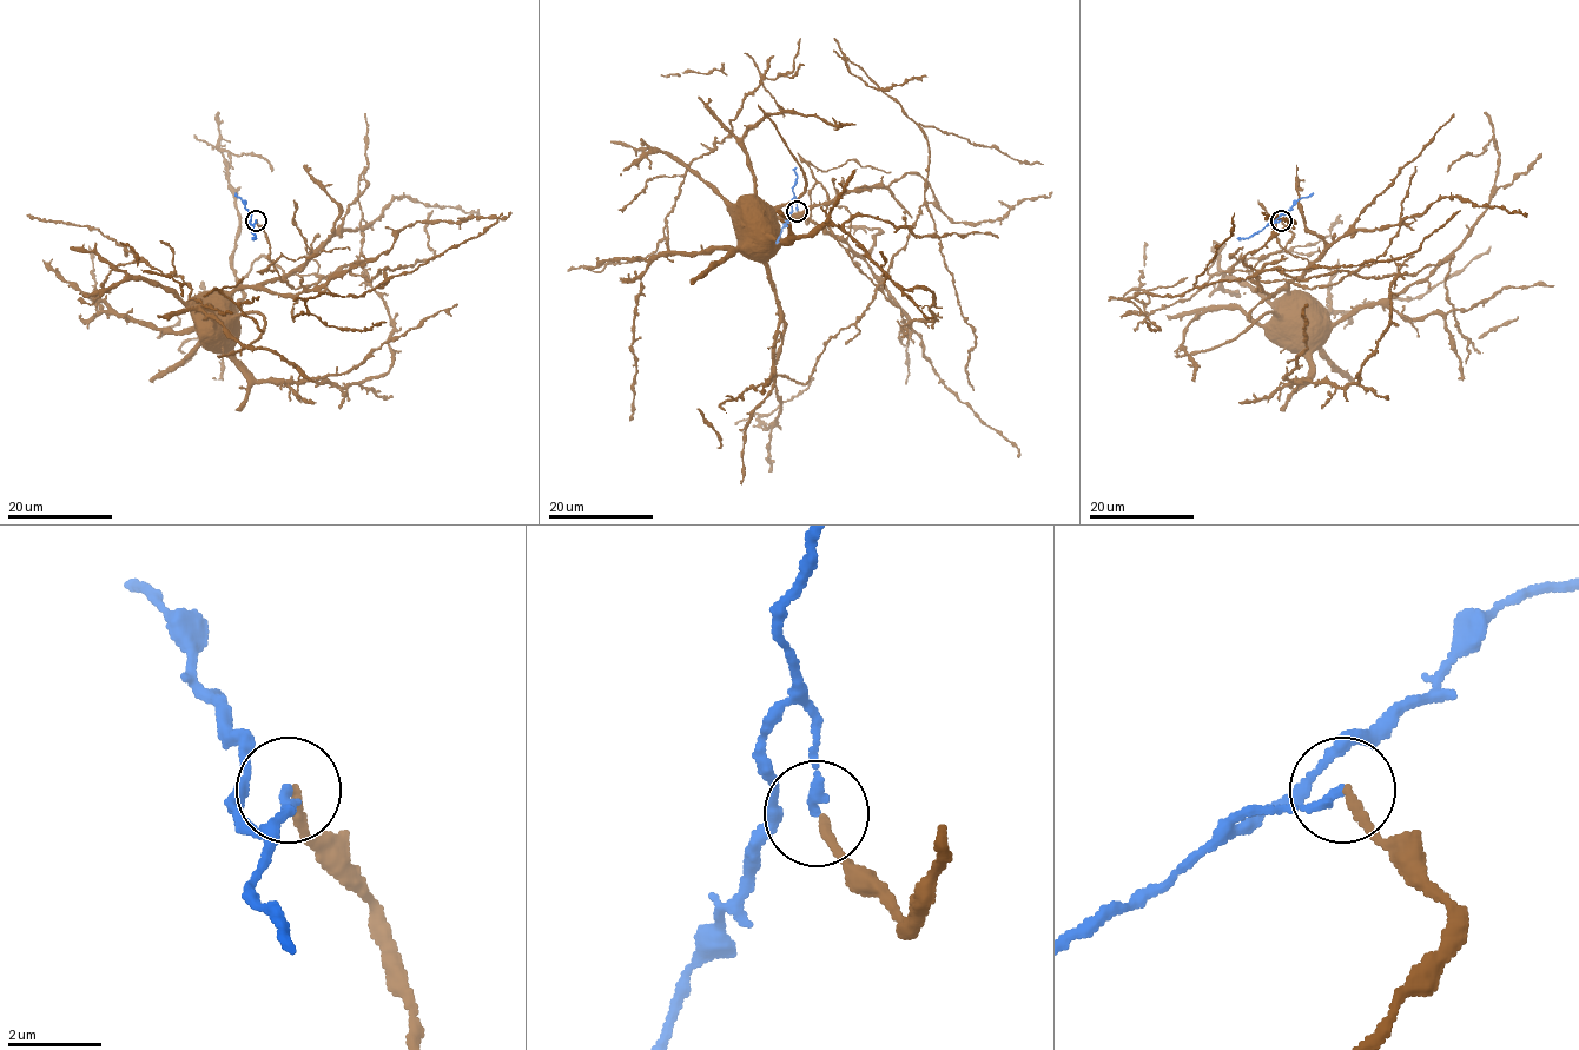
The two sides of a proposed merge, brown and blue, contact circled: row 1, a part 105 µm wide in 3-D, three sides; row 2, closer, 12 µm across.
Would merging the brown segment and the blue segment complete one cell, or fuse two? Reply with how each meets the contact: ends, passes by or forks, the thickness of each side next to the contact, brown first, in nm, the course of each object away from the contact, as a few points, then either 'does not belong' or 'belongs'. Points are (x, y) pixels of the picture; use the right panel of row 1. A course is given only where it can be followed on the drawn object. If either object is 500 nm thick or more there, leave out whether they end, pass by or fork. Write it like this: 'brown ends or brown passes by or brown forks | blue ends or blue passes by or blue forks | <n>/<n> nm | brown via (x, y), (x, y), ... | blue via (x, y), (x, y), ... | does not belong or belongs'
brown ends | blue ends | 200/190 nm | brown via (1281, 220), (1293, 239), (1253, 278), (1309, 289), (1372, 265), (1405, 223), (1349, 230), (1287, 286), (1286, 312) | blue via (1281, 220), (1268, 224), (1314, 192) | does not belong

